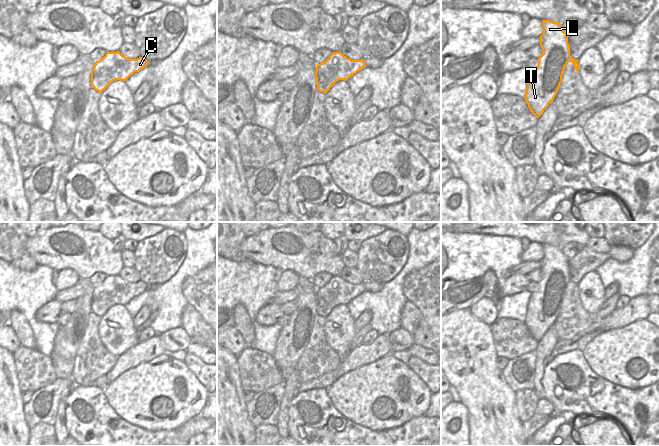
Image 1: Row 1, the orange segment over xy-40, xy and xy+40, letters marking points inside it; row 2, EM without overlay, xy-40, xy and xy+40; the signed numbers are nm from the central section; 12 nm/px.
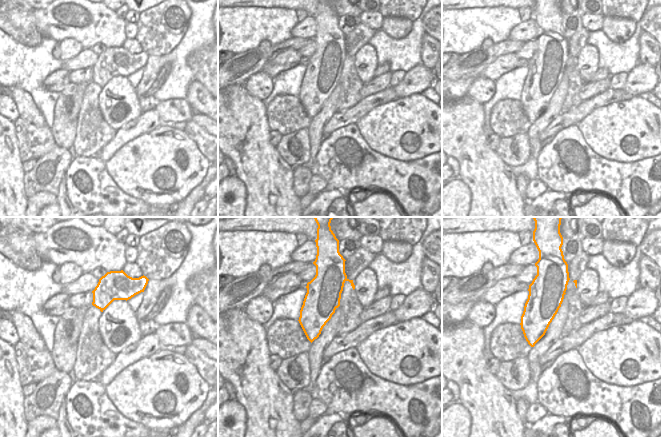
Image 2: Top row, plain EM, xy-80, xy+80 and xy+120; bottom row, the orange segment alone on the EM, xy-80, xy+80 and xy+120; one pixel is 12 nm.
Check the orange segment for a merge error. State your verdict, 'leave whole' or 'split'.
split

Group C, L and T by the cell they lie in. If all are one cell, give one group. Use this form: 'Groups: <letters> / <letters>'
Groups: C / L T

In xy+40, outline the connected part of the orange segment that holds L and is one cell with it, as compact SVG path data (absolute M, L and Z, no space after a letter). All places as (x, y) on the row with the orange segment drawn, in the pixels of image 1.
M542 20L543 34L540 38L540 46L543 54L538 58L538 65L531 69L527 80L527 88L524 99L532 114L539 118L544 110L553 102L558 89L555 87L549 91L546 87L547 78L553 74L555 66L551 64L551 56L554 48L563 49L568 35L563 31L561 24L550 20Z

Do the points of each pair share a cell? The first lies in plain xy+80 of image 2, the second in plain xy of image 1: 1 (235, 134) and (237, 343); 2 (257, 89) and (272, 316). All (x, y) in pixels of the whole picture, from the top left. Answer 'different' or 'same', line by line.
1: different
2: same

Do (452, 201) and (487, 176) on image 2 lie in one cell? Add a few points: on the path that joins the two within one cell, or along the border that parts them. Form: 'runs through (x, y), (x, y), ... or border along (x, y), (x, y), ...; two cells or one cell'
border along (459, 178), (470, 191), (471, 206); two cells

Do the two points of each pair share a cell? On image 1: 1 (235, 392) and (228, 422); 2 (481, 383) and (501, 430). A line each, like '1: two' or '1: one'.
1: two
2: one

